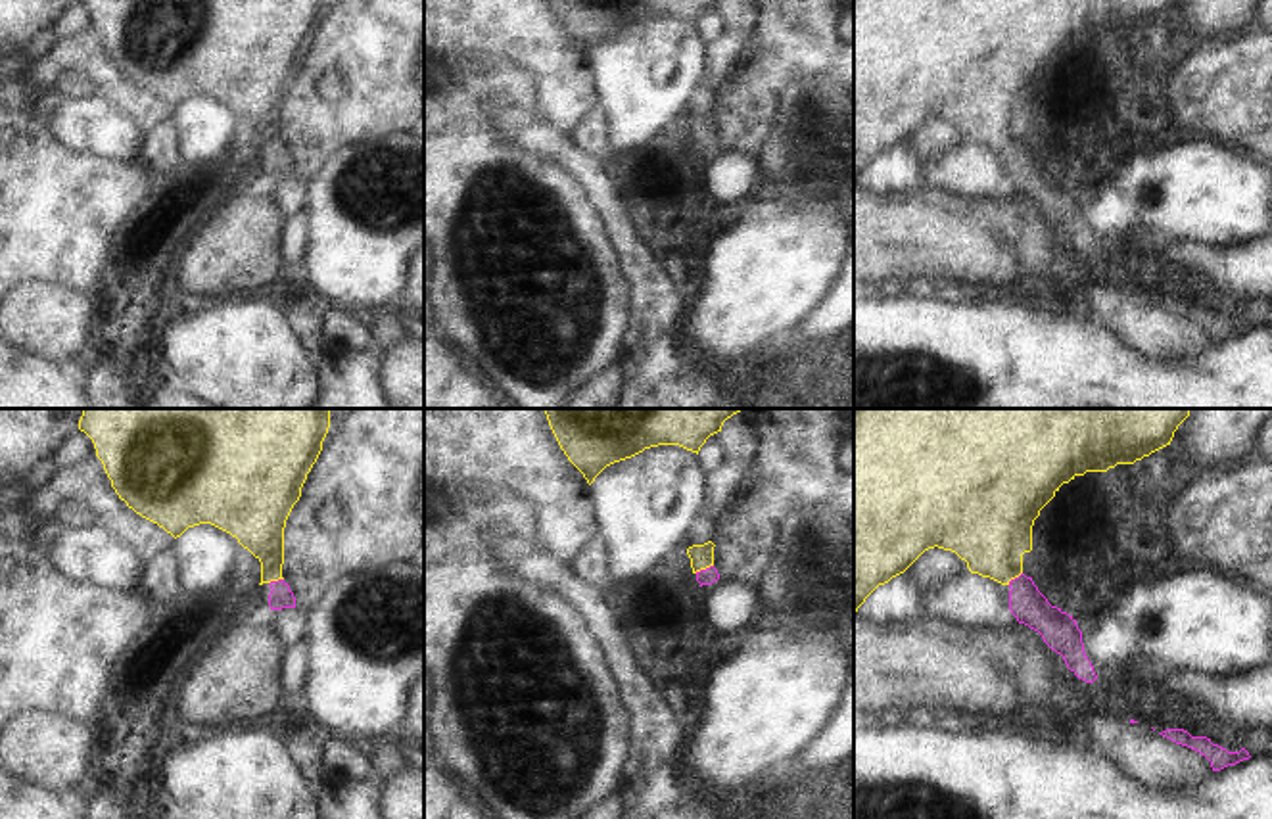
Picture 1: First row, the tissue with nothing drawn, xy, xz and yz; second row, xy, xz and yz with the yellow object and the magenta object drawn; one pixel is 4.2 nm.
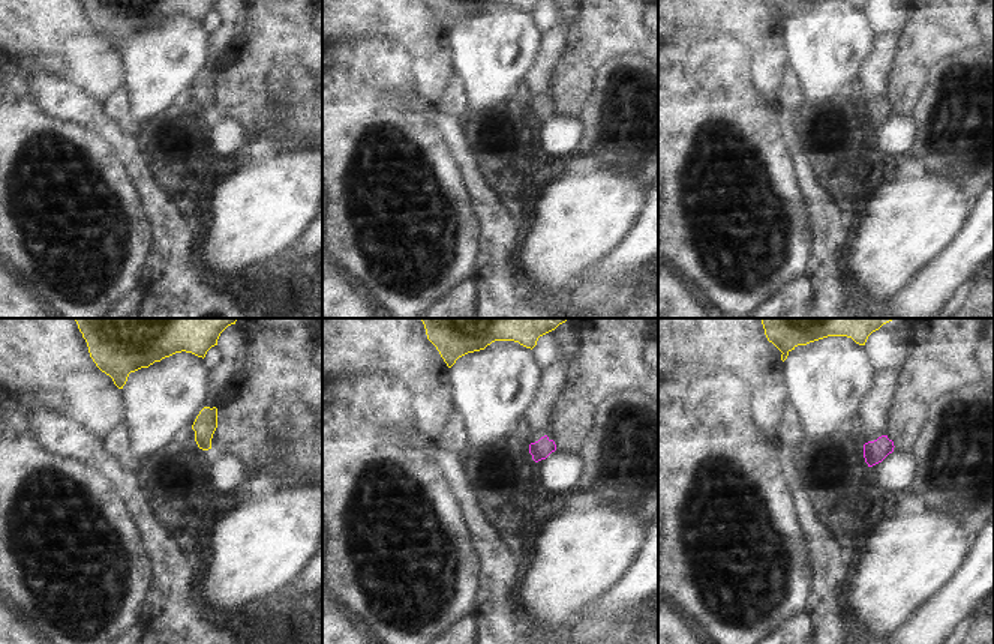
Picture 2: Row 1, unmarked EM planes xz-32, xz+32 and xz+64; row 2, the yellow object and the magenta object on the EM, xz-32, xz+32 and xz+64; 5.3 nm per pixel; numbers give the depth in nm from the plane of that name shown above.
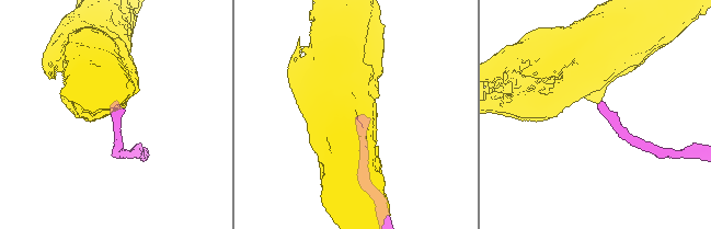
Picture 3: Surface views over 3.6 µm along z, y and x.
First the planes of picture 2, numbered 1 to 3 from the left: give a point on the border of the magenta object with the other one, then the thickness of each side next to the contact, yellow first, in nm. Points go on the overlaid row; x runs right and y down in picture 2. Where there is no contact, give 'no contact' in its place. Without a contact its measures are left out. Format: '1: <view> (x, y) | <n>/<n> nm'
1: no contact
2: no contact
3: no contact

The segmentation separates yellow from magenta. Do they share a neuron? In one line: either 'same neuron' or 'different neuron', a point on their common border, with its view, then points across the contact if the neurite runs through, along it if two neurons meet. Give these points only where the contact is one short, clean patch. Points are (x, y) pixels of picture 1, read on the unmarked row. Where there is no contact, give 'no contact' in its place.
same neuron | xz (703, 139) | across xz (701, 127), (703, 139), (708, 146)

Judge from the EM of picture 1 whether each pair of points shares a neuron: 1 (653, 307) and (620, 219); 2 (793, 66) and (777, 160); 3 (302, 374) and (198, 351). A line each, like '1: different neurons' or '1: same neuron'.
1: same neuron
2: different neurons
3: same neuron

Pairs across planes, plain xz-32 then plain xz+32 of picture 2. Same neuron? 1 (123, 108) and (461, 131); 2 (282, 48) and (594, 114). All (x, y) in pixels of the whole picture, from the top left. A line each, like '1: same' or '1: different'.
1: different
2: different

